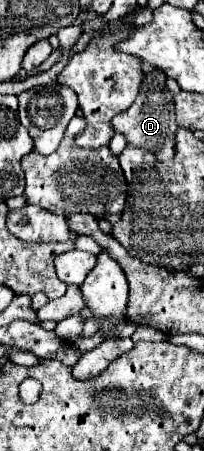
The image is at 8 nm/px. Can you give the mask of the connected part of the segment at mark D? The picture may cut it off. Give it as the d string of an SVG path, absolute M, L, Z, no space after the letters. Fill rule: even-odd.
M162 71L146 73L142 83L142 91L134 99L132 107L118 113L112 119L114 131L122 133L132 147L142 147L158 157L158 161L168 161L174 157L174 137L176 137L176 121L174 121L174 101L172 93L166 89L166 75Z

